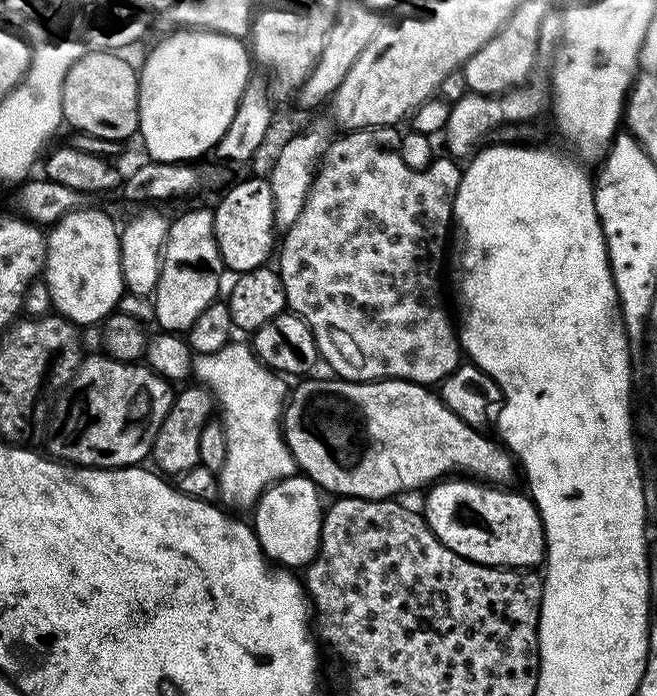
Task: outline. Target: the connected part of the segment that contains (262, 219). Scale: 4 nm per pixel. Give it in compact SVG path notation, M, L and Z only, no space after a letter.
M267 179L246 180L238 185L220 206L215 208L212 225L218 250L229 273L247 274L256 271L257 268L265 267L271 256L273 259L274 249L278 244L276 203L271 183Z

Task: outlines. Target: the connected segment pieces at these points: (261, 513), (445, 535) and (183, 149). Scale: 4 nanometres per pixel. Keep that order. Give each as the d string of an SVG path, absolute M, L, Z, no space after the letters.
M303 474L293 475L272 485L254 505L254 531L269 561L288 570L303 569L317 559L325 505L320 505L321 489Z
M445 478L427 489L428 501L422 507L422 515L447 548L475 564L513 570L539 569L546 560L540 512L523 491L508 491L512 490L471 478Z
M172 30L168 37L149 54L144 69L139 69L140 122L138 135L144 139L153 161L166 164L196 162L219 145L226 126L238 110L244 89L249 87L250 52L235 36L203 30Z

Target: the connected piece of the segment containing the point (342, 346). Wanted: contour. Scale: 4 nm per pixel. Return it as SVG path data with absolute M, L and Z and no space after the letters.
M357 130L341 135L341 140L336 140L327 147L323 157L322 163L313 179L312 189L308 192L308 201L306 206L302 210L302 214L292 223L291 228L287 229L282 236L282 245L278 250L278 260L280 256L280 265L278 265L278 271L280 274L280 281L284 287L284 293L286 294L286 308L291 315L301 316L306 322L306 326L310 326L310 330L314 334L316 339L316 345L320 351L320 359L325 365L329 364L333 368L335 375L339 379L349 382L375 382L378 380L409 380L415 384L422 384L425 386L436 386L444 381L454 369L459 368L462 363L462 349L460 347L460 337L458 335L457 325L452 325L452 316L448 313L448 304L444 301L444 251L448 248L448 231L453 231L454 228L454 213L452 207L456 201L456 195L458 194L458 186L460 185L460 178L462 175L462 168L455 159L445 158L446 160L440 160L440 158L433 159L432 165L422 172L415 172L410 166L406 166L406 162L402 162L399 151L388 140L380 140L381 133L376 130Z

